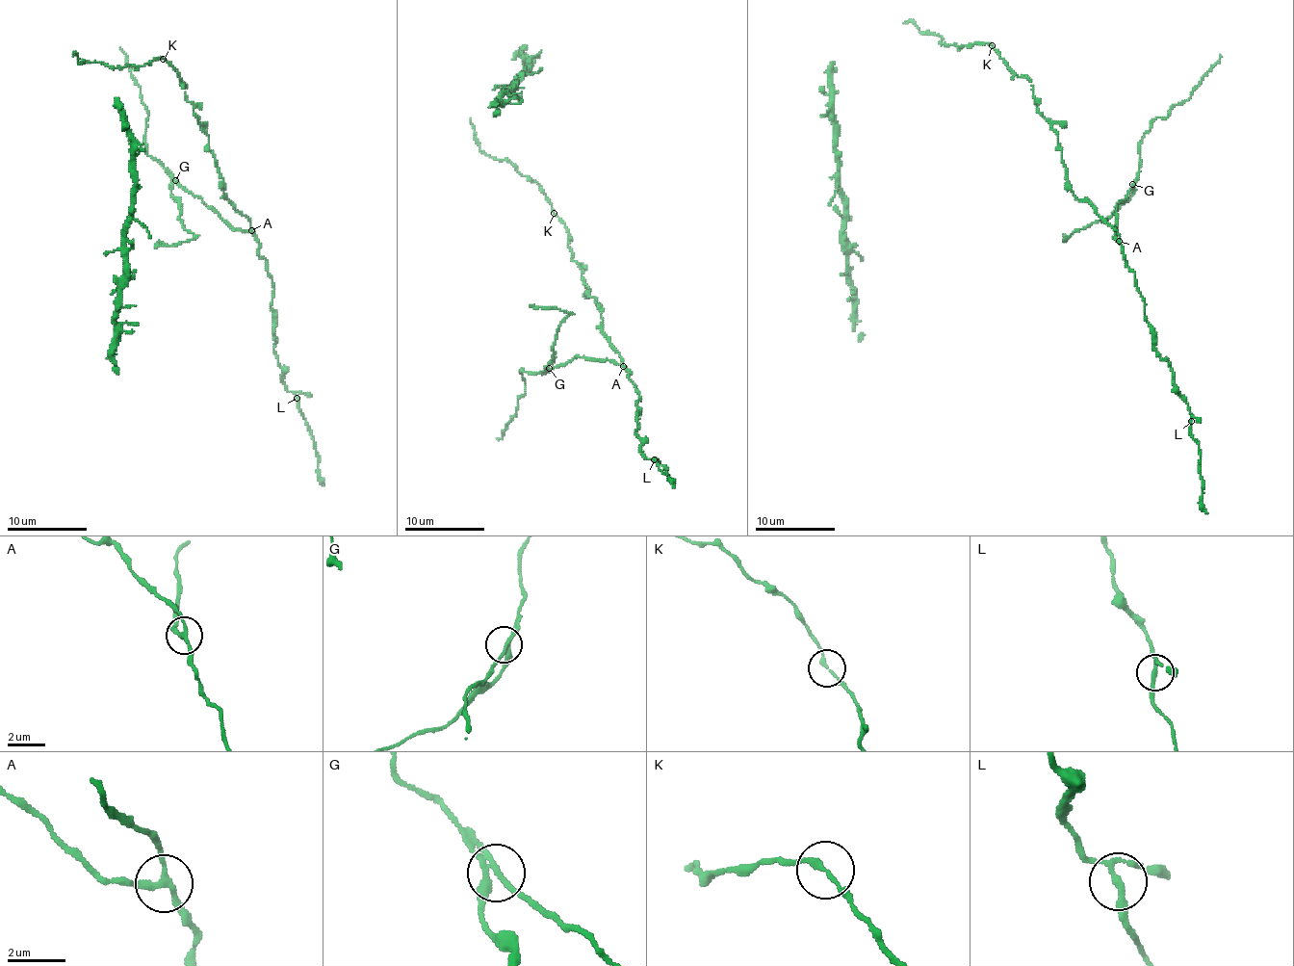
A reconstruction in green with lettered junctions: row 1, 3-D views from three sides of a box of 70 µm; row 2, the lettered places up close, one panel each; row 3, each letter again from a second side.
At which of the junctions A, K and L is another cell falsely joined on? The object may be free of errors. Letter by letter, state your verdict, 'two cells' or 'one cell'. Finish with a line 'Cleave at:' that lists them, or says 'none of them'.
A: two cells
K: one cell
L: one cell
Cleave at: A

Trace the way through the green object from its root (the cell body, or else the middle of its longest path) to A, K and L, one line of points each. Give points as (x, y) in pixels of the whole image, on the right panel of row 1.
A: (1009, 68), (1031, 81), (1037, 110), (1058, 136), (1069, 189), (1112, 225), (1120, 240)
K: (1009, 68), (993, 45)
L: (1009, 68), (1031, 81), (1037, 110), (1058, 136), (1069, 189), (1118, 232), (1154, 351), (1168, 360), (1191, 421)

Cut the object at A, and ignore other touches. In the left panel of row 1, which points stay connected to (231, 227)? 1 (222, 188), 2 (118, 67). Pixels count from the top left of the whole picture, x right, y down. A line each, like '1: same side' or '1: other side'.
1: other side
2: other side

